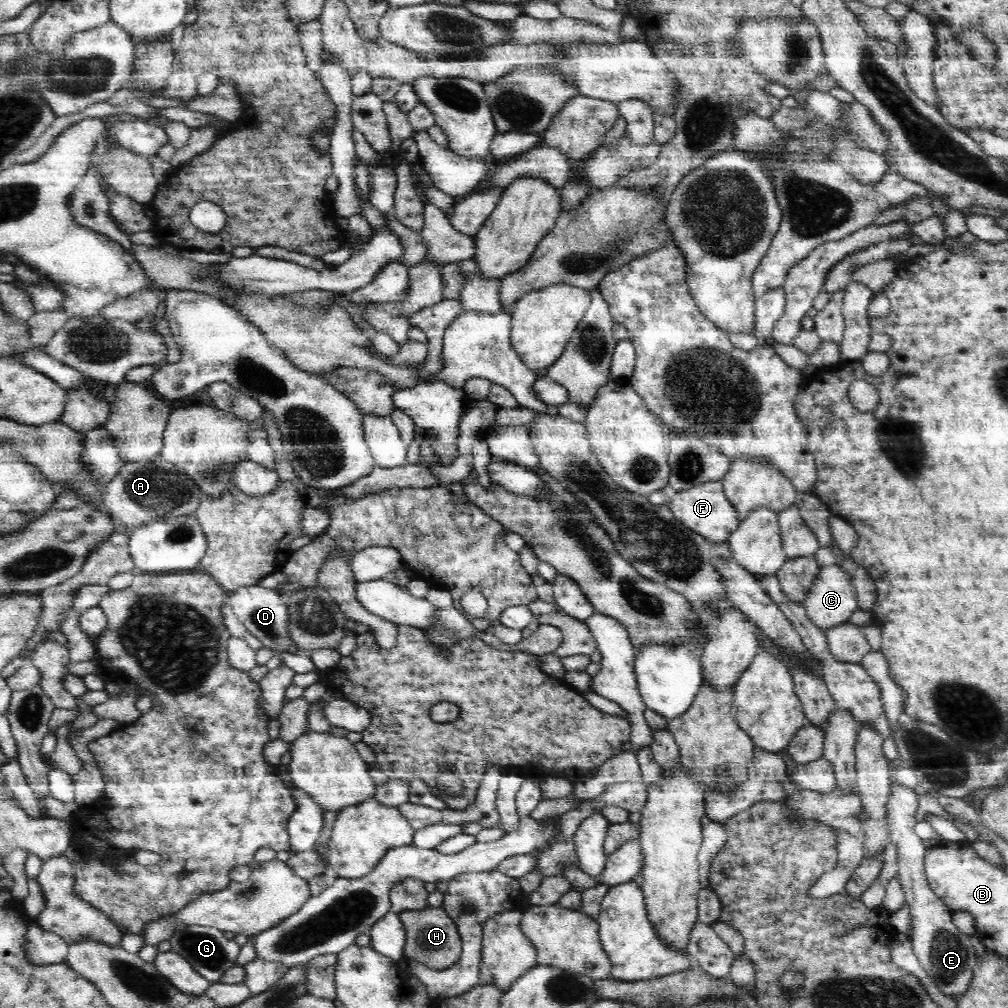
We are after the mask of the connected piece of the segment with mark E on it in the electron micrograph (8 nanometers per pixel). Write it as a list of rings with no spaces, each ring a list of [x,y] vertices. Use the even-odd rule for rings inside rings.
[[[891,781],[891,793],[886,803],[886,811],[888,811],[886,824],[889,839],[897,848],[898,876],[906,897],[905,902],[910,907],[910,940],[919,964],[926,970],[936,986],[948,996],[960,997],[968,990],[972,982],[979,957],[974,951],[971,938],[953,923],[951,911],[930,888],[924,868],[928,848],[914,831],[918,805],[918,793],[904,787],[902,783]]]

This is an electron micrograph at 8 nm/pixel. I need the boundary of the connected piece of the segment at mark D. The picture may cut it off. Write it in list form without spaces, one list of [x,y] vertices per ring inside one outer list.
[[[250,585],[236,588],[235,592],[228,593],[228,603],[232,607],[238,620],[261,642],[262,647],[278,652],[299,653],[288,633],[288,607],[286,597],[278,590],[270,590],[263,586]]]

